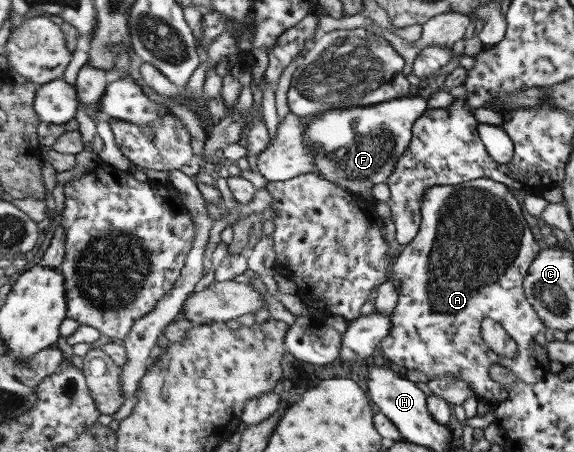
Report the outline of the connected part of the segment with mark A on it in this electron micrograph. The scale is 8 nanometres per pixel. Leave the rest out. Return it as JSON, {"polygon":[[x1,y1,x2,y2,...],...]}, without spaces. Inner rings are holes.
{"polygon":[[478,178,458,185,426,188,418,232,408,245,399,248,399,256,392,266,393,284,399,292,399,300,392,314,393,330,380,345,387,360,397,369,423,372,428,380,438,376,456,376,487,404,499,404,507,398,505,389,488,377,489,366,493,364,509,369,517,382,535,384,543,380,550,372,544,338,546,327,539,321,522,289,527,267,541,246,533,239,517,200,504,184,490,178],[483,318,497,322,515,342,517,352,513,360,495,356,483,343,480,336]]}

